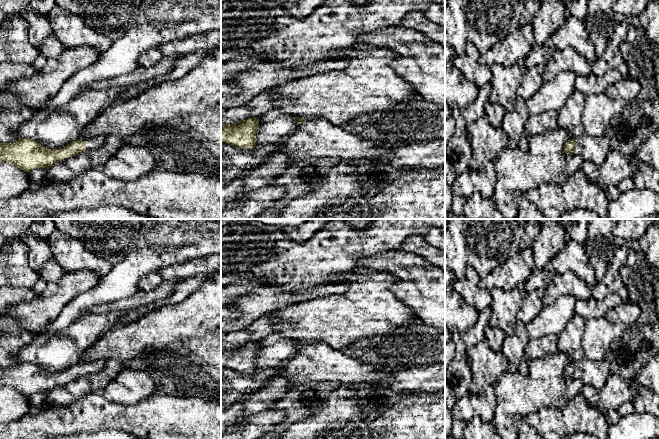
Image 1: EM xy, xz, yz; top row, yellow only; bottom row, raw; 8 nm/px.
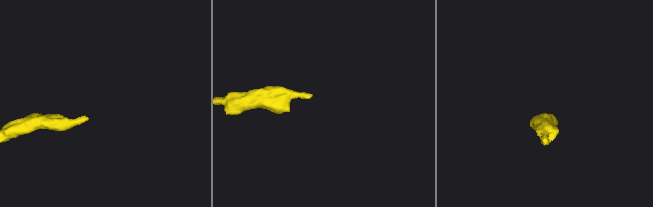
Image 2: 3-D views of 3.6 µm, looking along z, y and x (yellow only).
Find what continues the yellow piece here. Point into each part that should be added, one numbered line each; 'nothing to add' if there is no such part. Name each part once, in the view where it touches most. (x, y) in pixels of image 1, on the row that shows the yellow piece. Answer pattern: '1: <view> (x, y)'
1: yz (595, 149)

